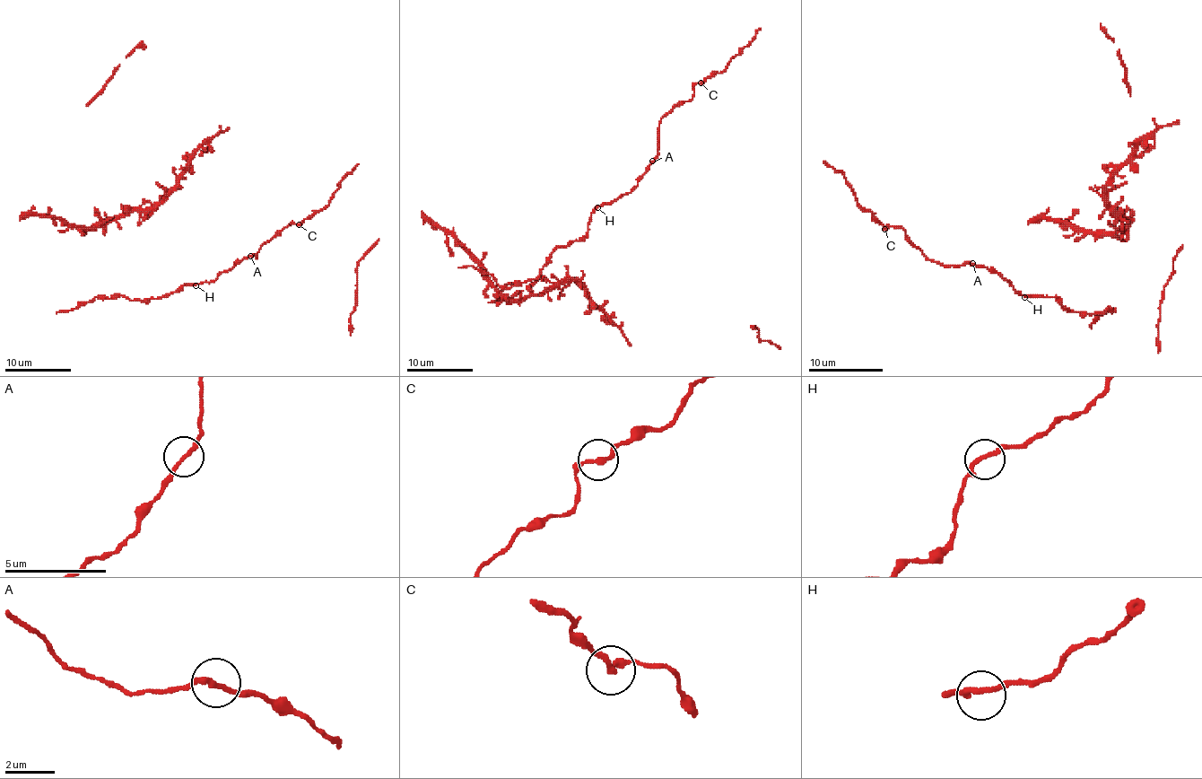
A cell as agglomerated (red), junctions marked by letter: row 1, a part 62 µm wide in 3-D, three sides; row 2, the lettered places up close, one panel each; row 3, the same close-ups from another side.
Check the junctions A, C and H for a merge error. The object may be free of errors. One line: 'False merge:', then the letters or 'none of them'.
False merge: none of them

